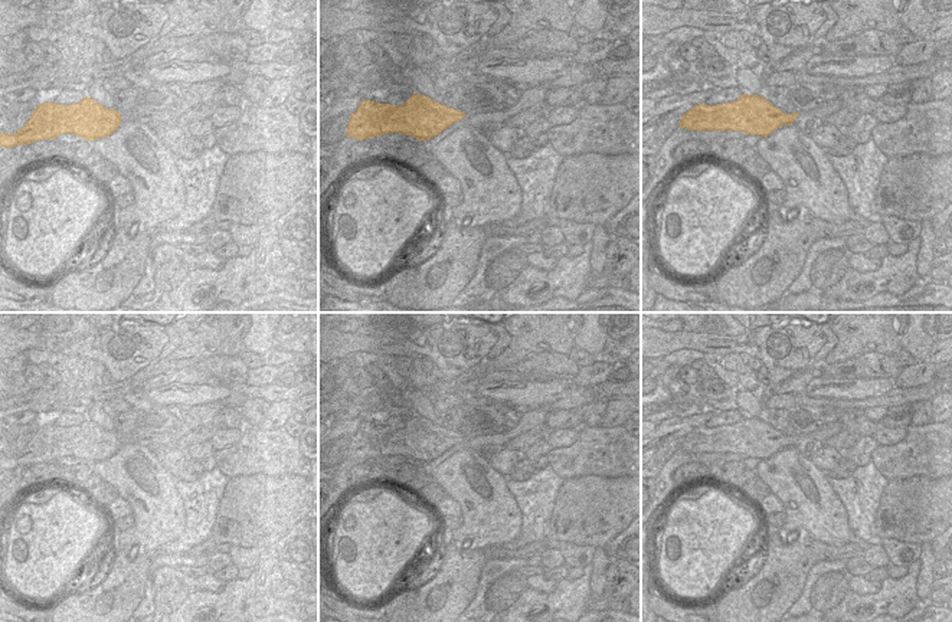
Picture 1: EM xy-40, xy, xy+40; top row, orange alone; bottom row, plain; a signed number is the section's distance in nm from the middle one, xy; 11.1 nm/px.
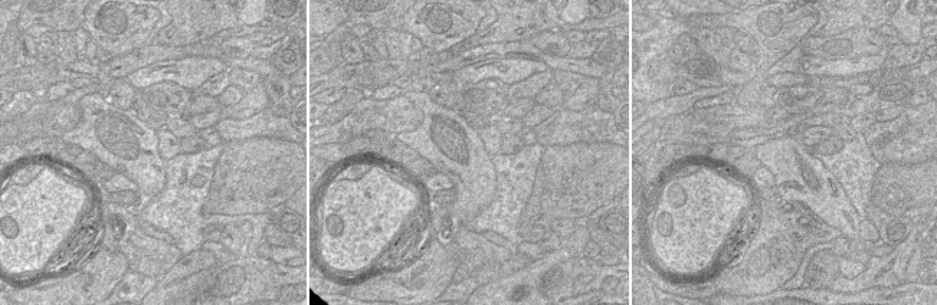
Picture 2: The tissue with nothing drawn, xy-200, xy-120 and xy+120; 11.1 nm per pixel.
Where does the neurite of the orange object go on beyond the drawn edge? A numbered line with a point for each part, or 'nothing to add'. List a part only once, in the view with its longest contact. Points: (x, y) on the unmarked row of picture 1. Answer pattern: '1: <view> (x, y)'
1: xy (530, 421)

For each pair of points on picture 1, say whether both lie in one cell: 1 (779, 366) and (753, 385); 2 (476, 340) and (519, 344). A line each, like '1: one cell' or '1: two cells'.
1: two cells
2: two cells

